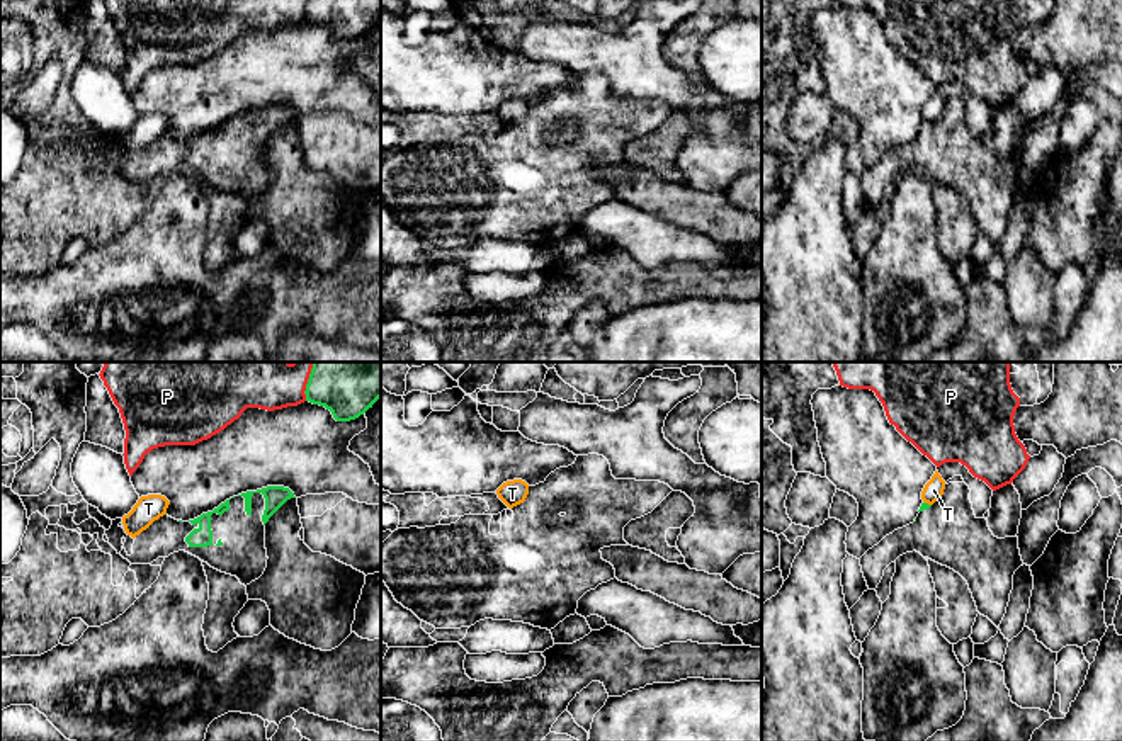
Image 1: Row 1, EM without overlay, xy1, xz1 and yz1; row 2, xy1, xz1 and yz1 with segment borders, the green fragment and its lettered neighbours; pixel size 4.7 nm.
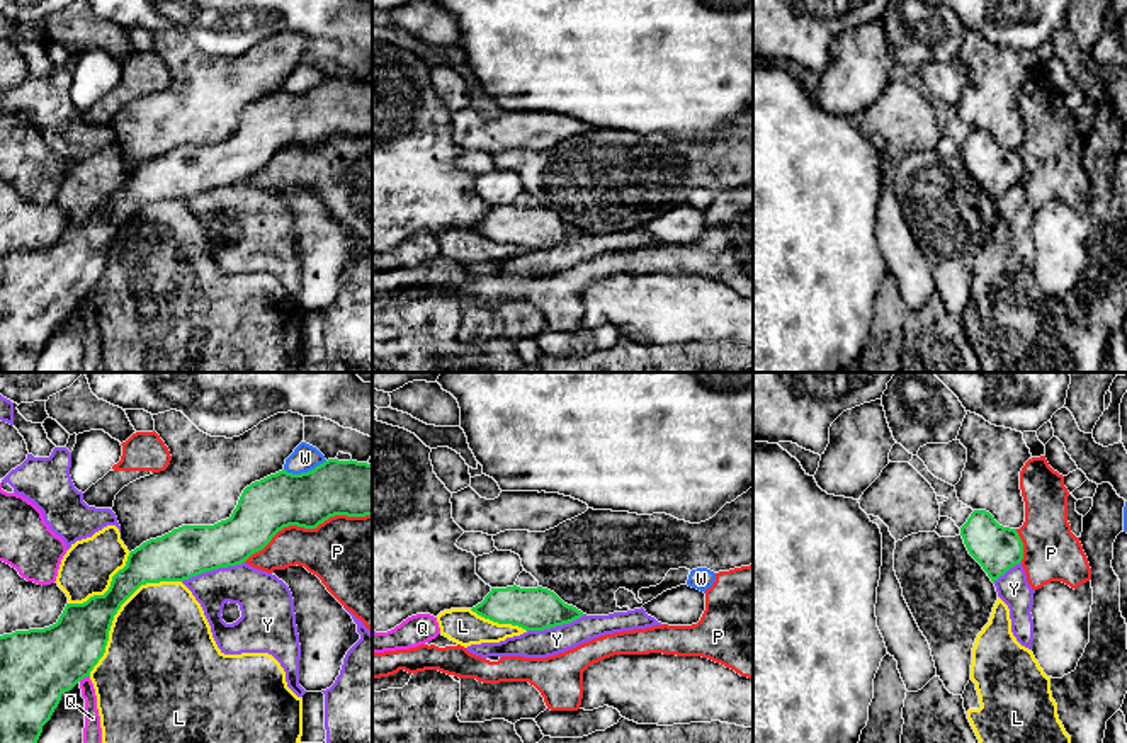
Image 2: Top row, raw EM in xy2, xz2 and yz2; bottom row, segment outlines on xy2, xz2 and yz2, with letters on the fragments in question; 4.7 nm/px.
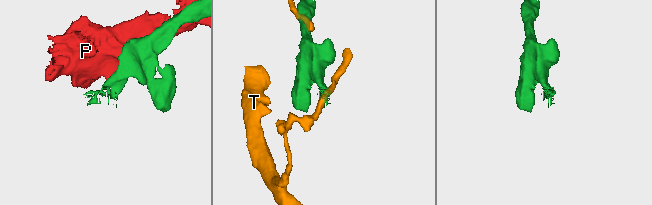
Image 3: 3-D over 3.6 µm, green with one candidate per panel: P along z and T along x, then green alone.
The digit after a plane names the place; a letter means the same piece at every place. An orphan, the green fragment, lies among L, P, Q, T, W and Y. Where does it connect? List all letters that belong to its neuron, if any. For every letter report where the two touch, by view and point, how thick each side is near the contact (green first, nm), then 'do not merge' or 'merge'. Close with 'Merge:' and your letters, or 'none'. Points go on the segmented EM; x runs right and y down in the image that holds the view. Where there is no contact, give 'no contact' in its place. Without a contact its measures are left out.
L: xy2 (118, 609) | 280/480 nm | do not merge
P: xy2 (306, 527) | 260/360 nm | do not merge
Q: xy2 (84, 677) | 360/80 nm | do not merge
T: yz1 (927, 503) | 30/90 nm | do not merge
W: xy2 (305, 473) | 260/130 nm | do not merge
Y: xy2 (213, 568) | 240/220 nm | do not merge
Merge: none

